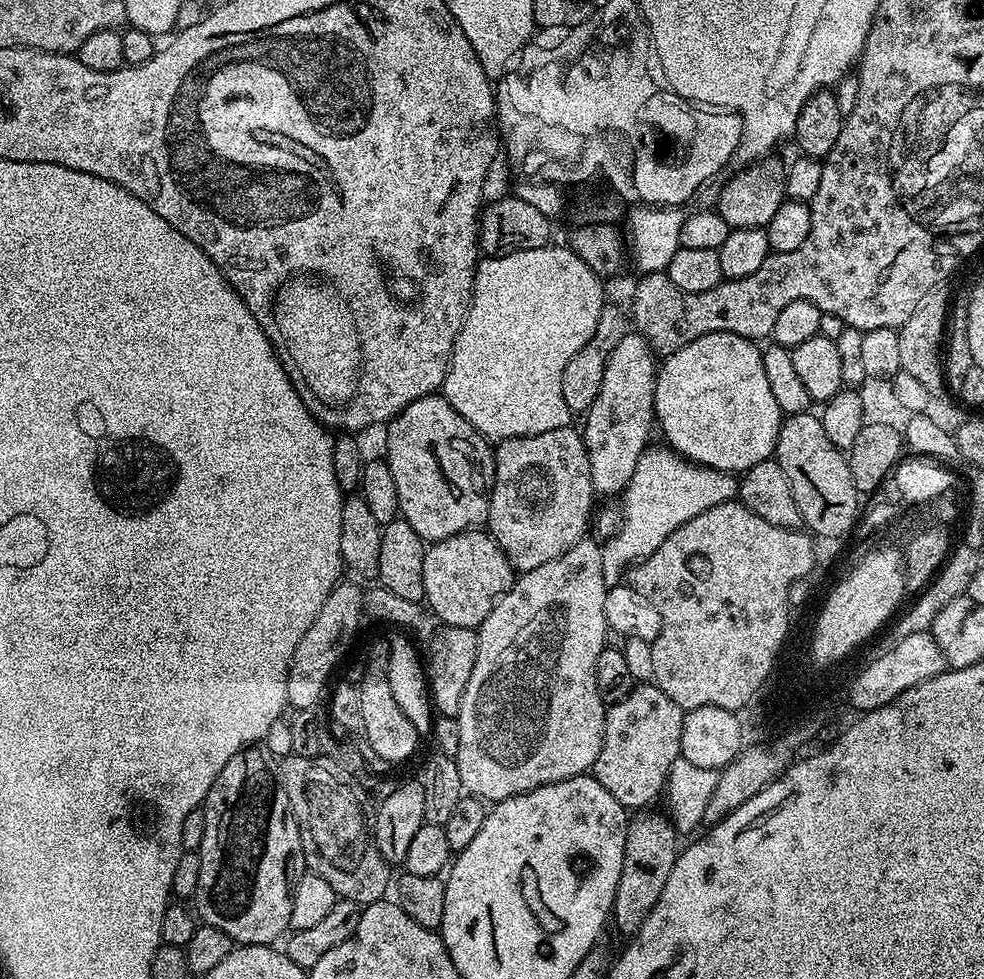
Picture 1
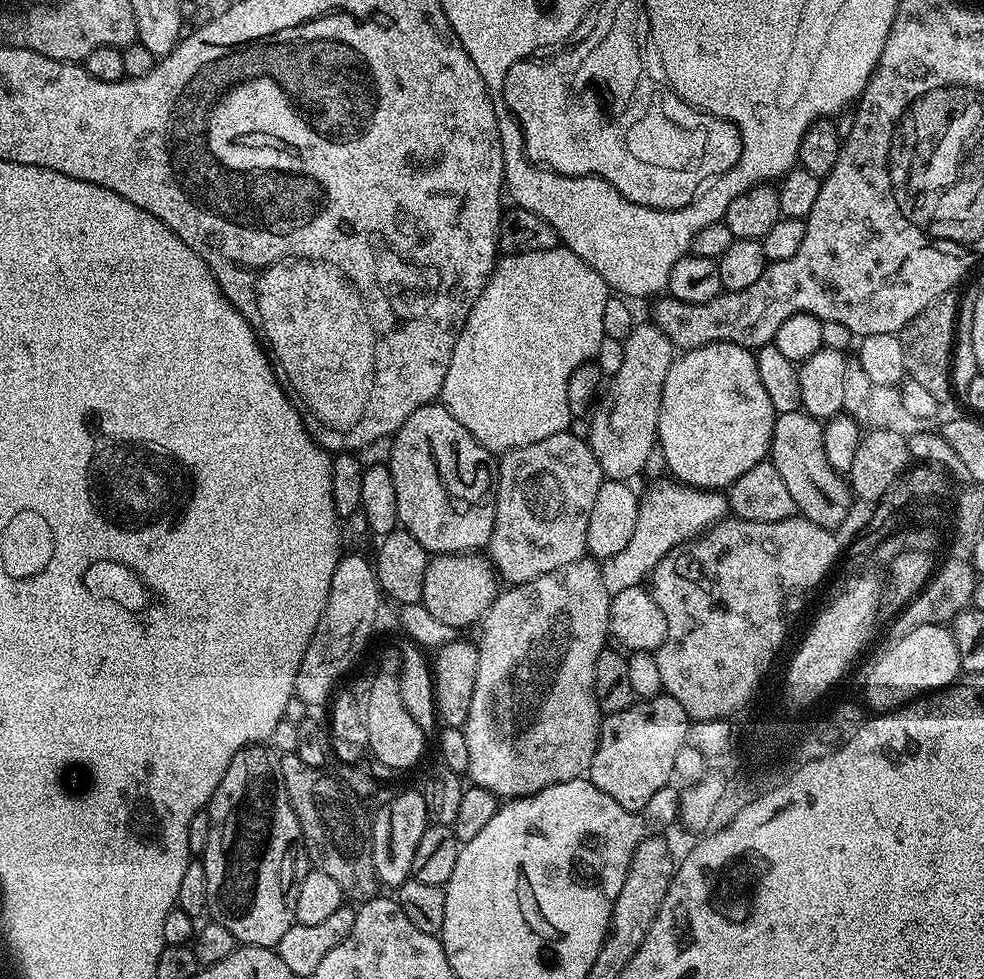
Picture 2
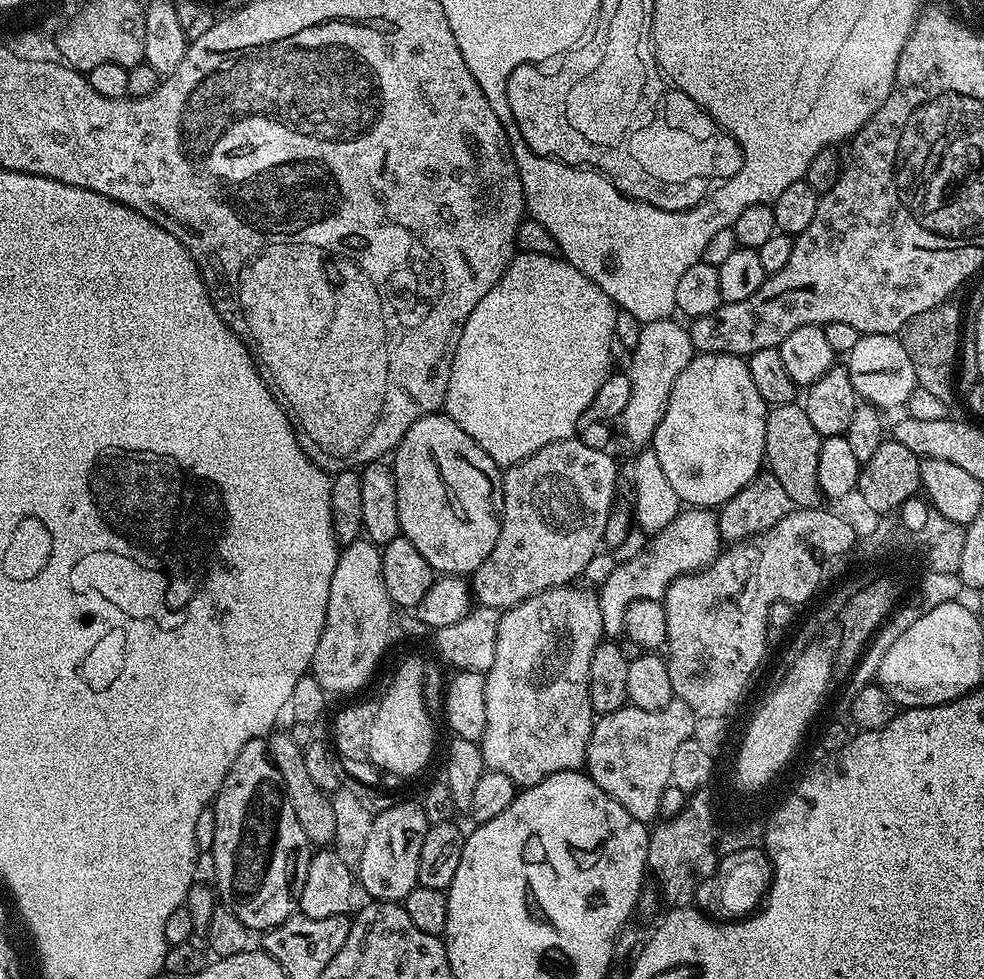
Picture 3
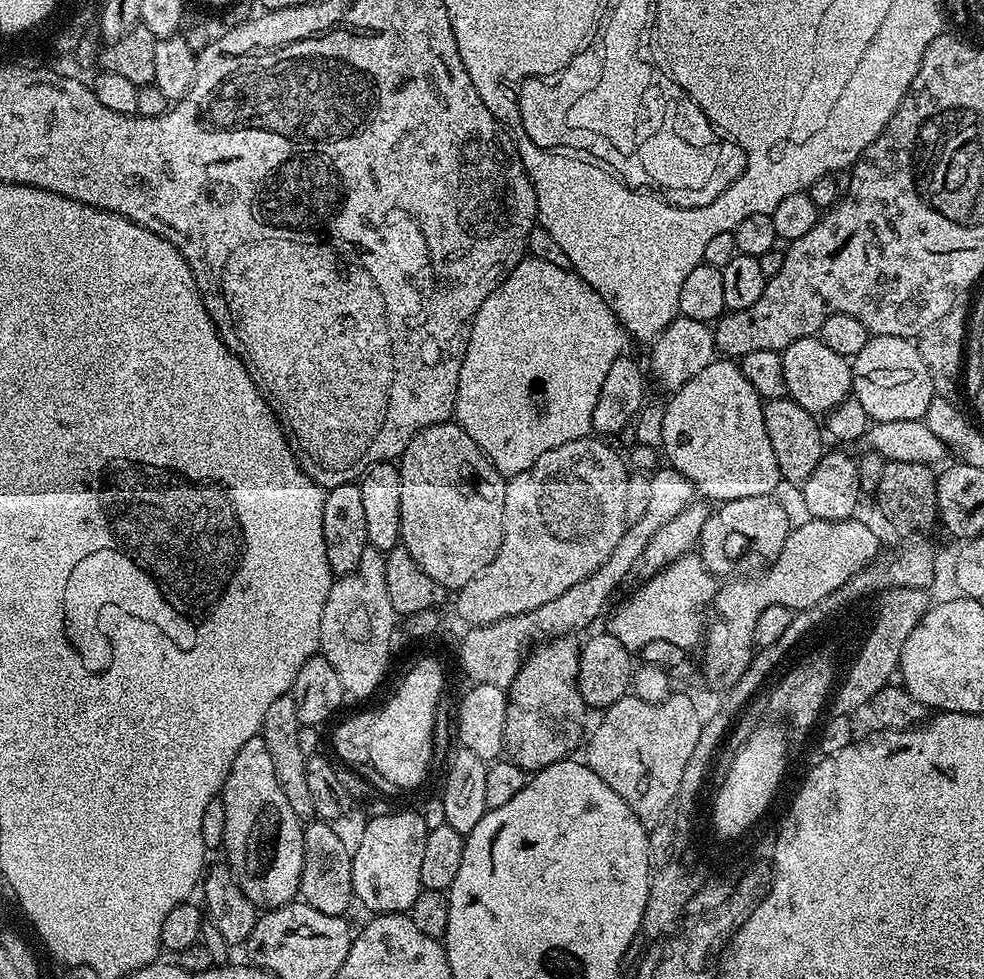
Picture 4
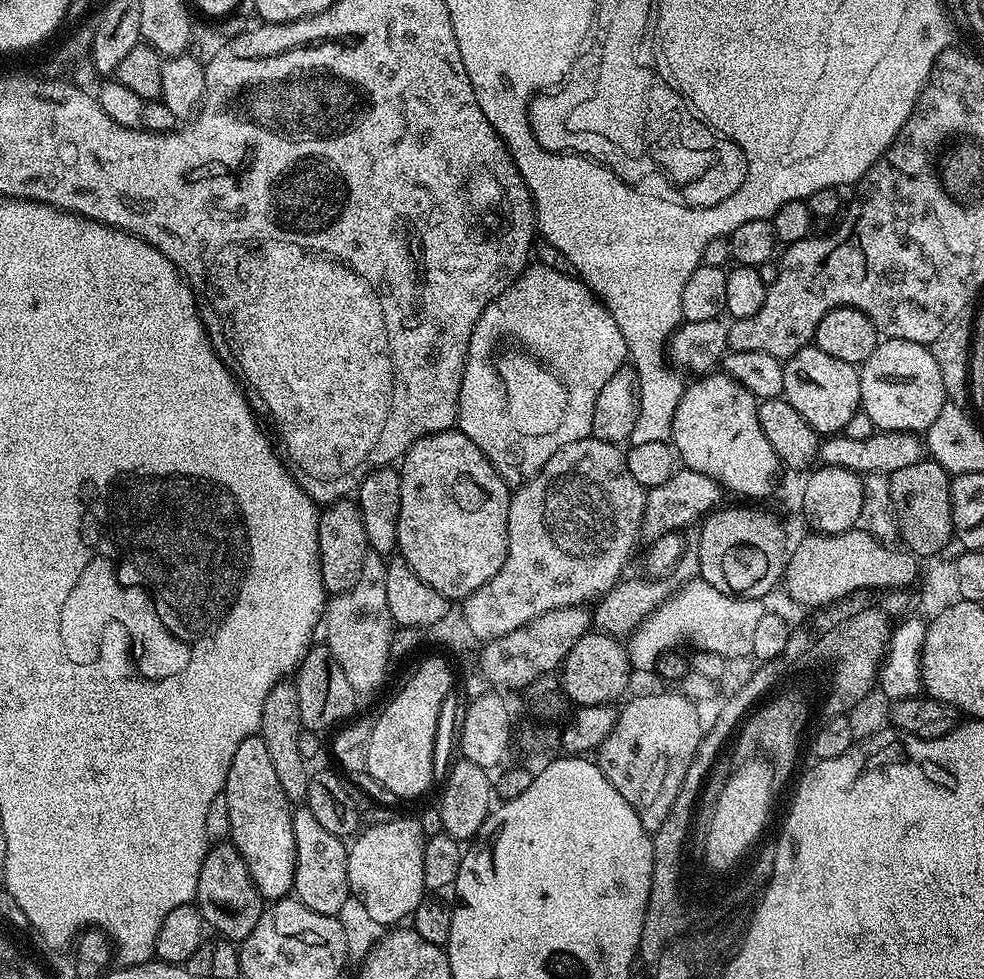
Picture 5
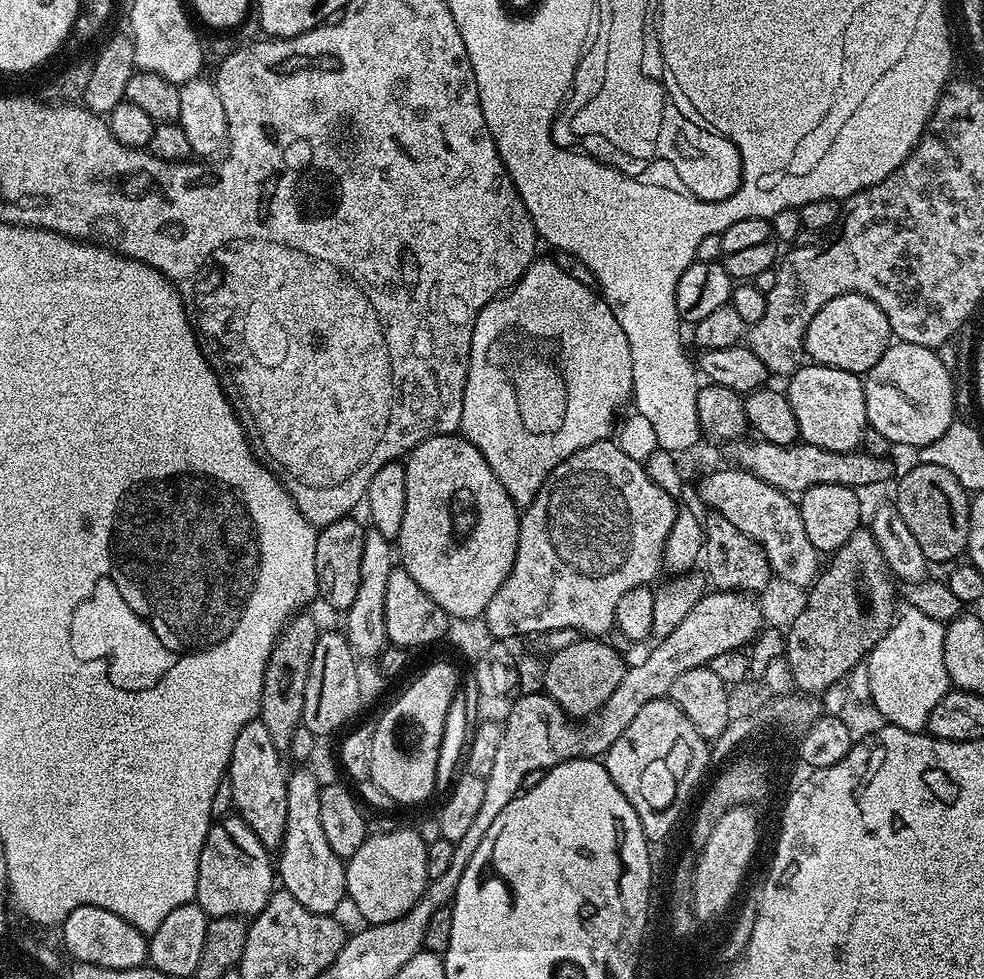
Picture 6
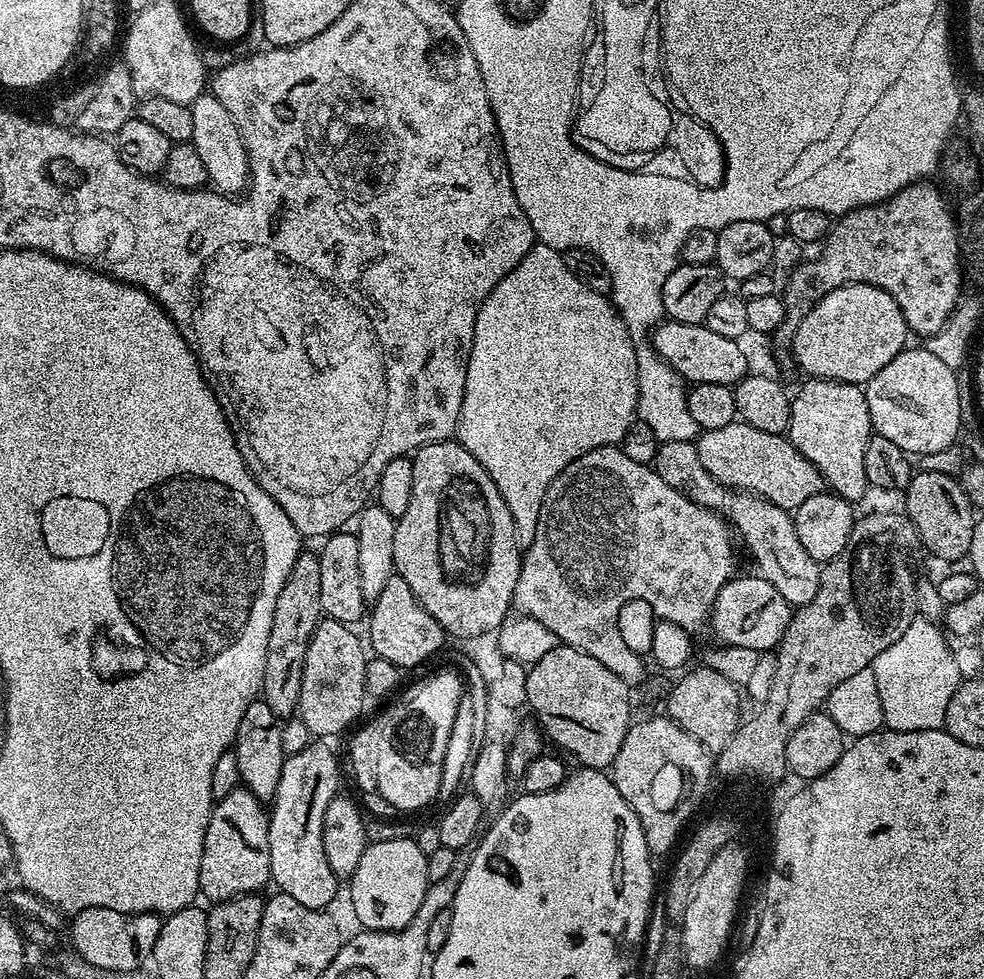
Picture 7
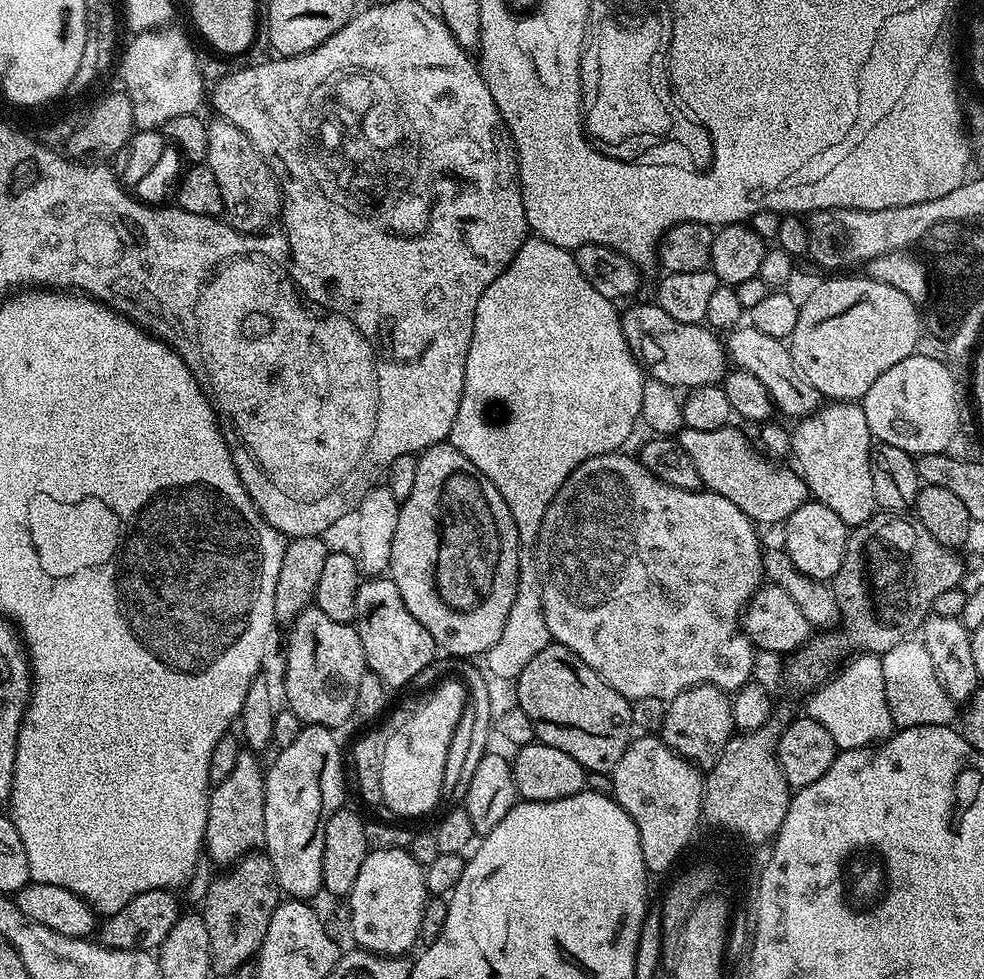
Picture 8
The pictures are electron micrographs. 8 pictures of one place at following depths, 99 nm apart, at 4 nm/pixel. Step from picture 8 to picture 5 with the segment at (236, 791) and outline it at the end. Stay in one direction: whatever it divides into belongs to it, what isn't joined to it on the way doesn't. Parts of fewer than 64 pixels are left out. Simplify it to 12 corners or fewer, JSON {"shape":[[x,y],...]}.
{"shape":[[231,842],[208,849],[194,901],[225,941],[244,940],[266,901]]}

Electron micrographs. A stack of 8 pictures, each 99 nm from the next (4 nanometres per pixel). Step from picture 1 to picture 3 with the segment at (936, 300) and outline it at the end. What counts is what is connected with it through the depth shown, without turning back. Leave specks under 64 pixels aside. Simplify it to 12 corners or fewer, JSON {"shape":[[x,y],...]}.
{"shape":[[962,308],[916,315],[900,339],[917,387],[953,407]]}

